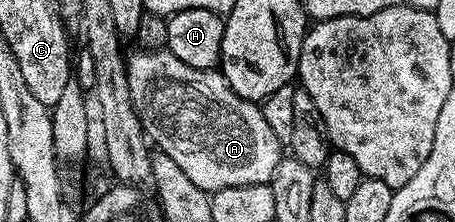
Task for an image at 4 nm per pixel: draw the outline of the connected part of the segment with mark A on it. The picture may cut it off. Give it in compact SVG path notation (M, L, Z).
M135 50L126 57L129 91L146 138L158 151L169 154L186 176L208 194L229 186L270 184L281 159L281 145L267 128L256 101L241 98L229 86L222 71L194 68L172 52Z

